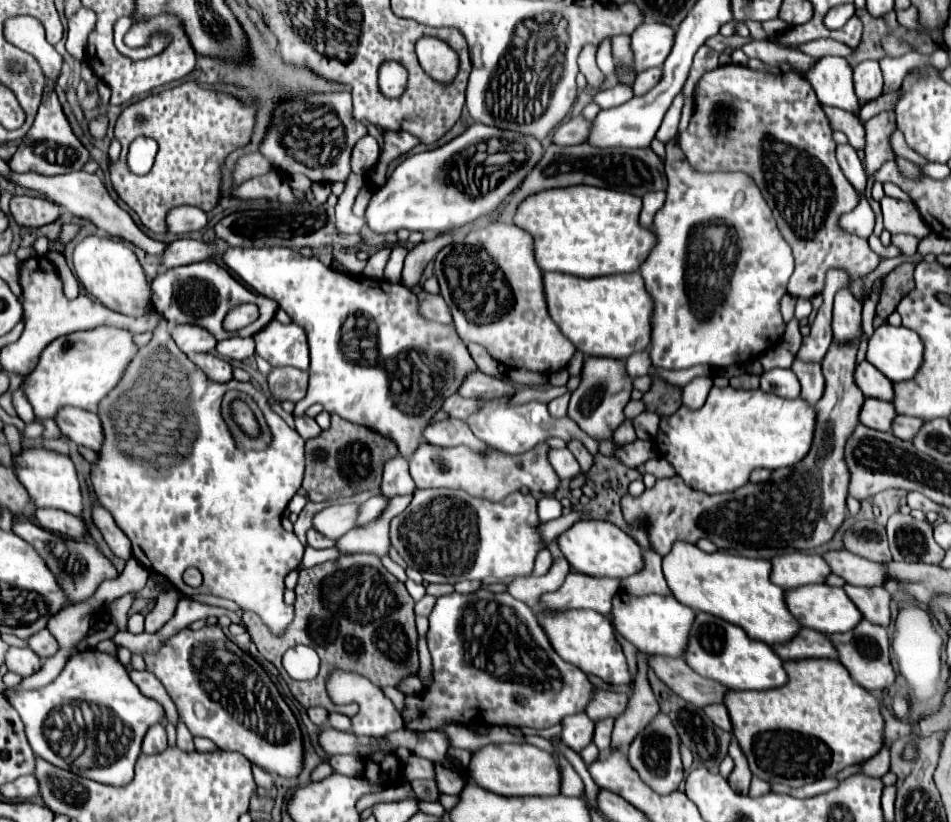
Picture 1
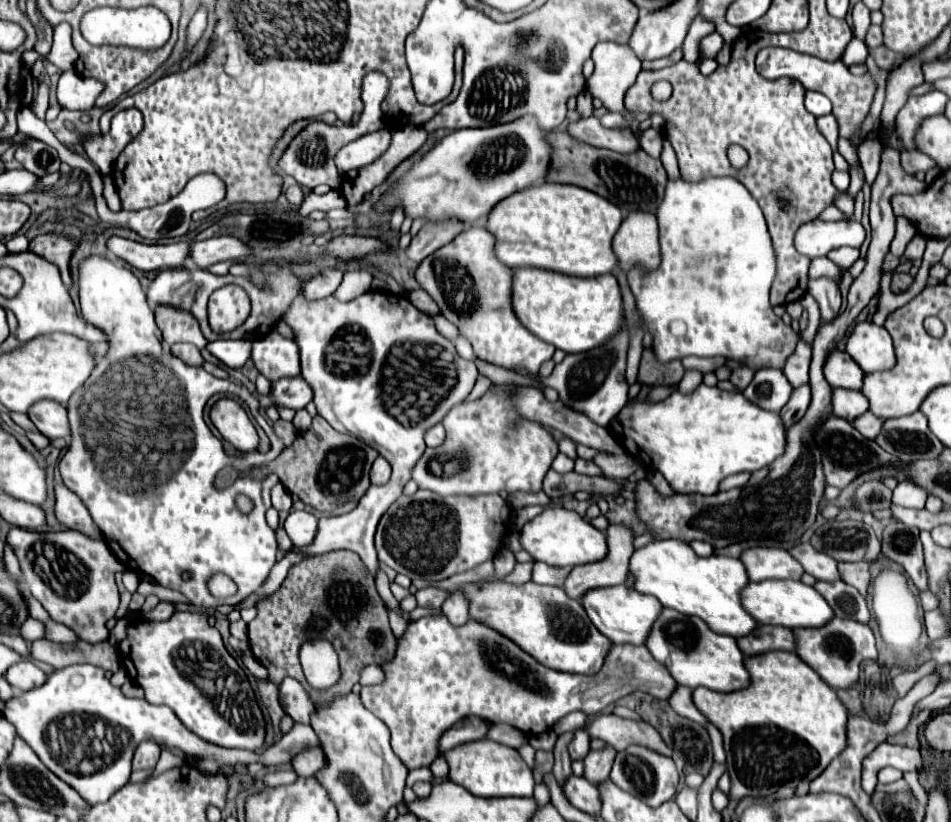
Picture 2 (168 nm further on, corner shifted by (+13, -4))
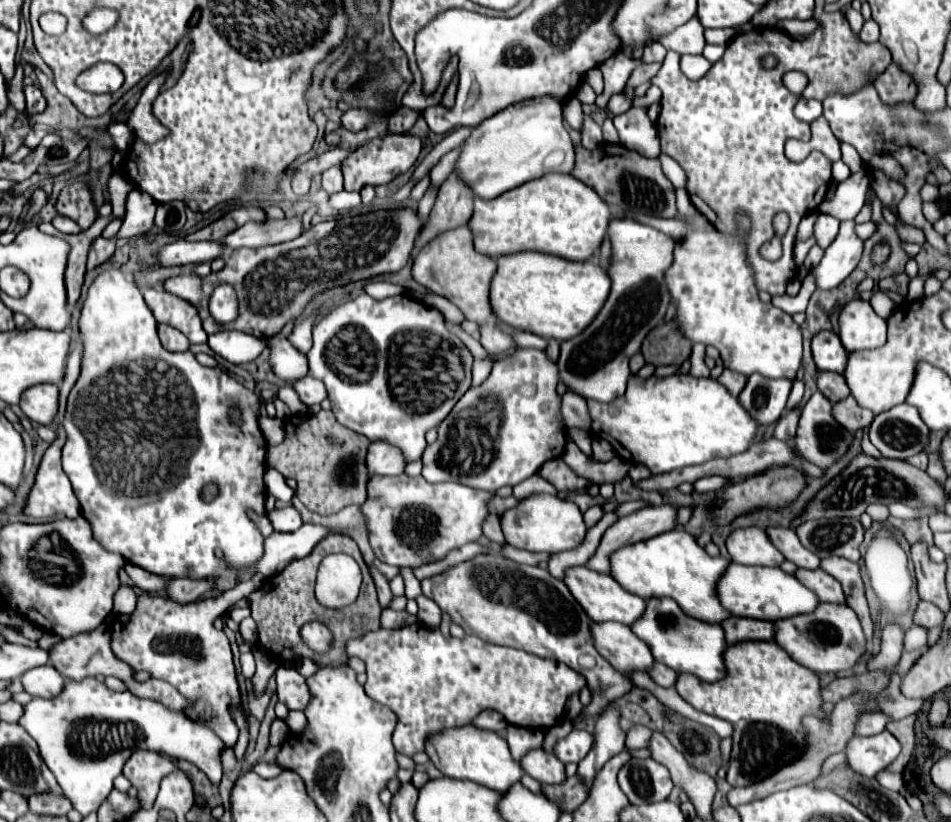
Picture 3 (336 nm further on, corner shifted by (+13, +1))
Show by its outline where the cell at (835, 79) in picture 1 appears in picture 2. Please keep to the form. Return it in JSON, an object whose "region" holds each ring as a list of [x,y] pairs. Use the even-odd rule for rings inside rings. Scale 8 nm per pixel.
{"region":[[[807,91],[807,95],[805,95],[805,109],[811,115],[821,117],[821,115],[831,113],[831,103],[829,103],[829,99],[825,95],[815,93],[815,91]]]}

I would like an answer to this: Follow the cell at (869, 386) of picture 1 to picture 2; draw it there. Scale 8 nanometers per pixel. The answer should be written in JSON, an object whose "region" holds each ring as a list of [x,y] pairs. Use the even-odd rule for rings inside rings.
{"region":[[[833,349],[833,353],[825,359],[825,379],[831,387],[845,387],[845,389],[861,389],[863,371],[861,367],[839,349]]]}

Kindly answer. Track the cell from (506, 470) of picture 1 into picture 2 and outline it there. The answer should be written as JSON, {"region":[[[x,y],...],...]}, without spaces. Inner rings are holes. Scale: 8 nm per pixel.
{"region":[[[493,385],[481,399],[463,401],[461,405],[453,407],[445,419],[451,419],[451,431],[443,445],[435,449],[425,449],[423,457],[413,469],[413,479],[421,489],[429,489],[439,495],[481,495],[481,493],[515,493],[515,491],[541,491],[541,483],[545,473],[549,471],[553,459],[557,457],[557,441],[553,439],[551,431],[537,423],[519,417],[519,413],[497,393],[497,389],[509,389],[509,385]]]}

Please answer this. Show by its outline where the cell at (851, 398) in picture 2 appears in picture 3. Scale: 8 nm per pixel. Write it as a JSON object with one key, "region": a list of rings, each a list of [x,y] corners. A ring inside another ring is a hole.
{"region":[[[819,372],[817,374],[817,388],[829,402],[839,402],[851,394],[847,382],[843,376],[837,376],[835,372]]]}

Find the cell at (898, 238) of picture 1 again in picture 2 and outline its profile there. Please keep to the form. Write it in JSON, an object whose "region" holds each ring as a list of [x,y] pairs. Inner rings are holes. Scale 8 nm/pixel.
{"region":[[[915,235],[915,237],[909,241],[907,249],[905,249],[905,257],[907,257],[909,261],[913,261],[913,259],[921,259],[921,257],[923,257],[923,251],[925,251],[925,243],[927,243],[925,237]]]}

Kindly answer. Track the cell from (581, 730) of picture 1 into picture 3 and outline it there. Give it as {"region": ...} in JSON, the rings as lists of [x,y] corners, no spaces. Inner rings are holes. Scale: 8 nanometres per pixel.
{"region":[[[573,730],[567,738],[559,740],[555,746],[555,756],[563,760],[565,764],[569,762],[579,762],[587,756],[589,748],[593,744],[593,734],[585,730]]]}

